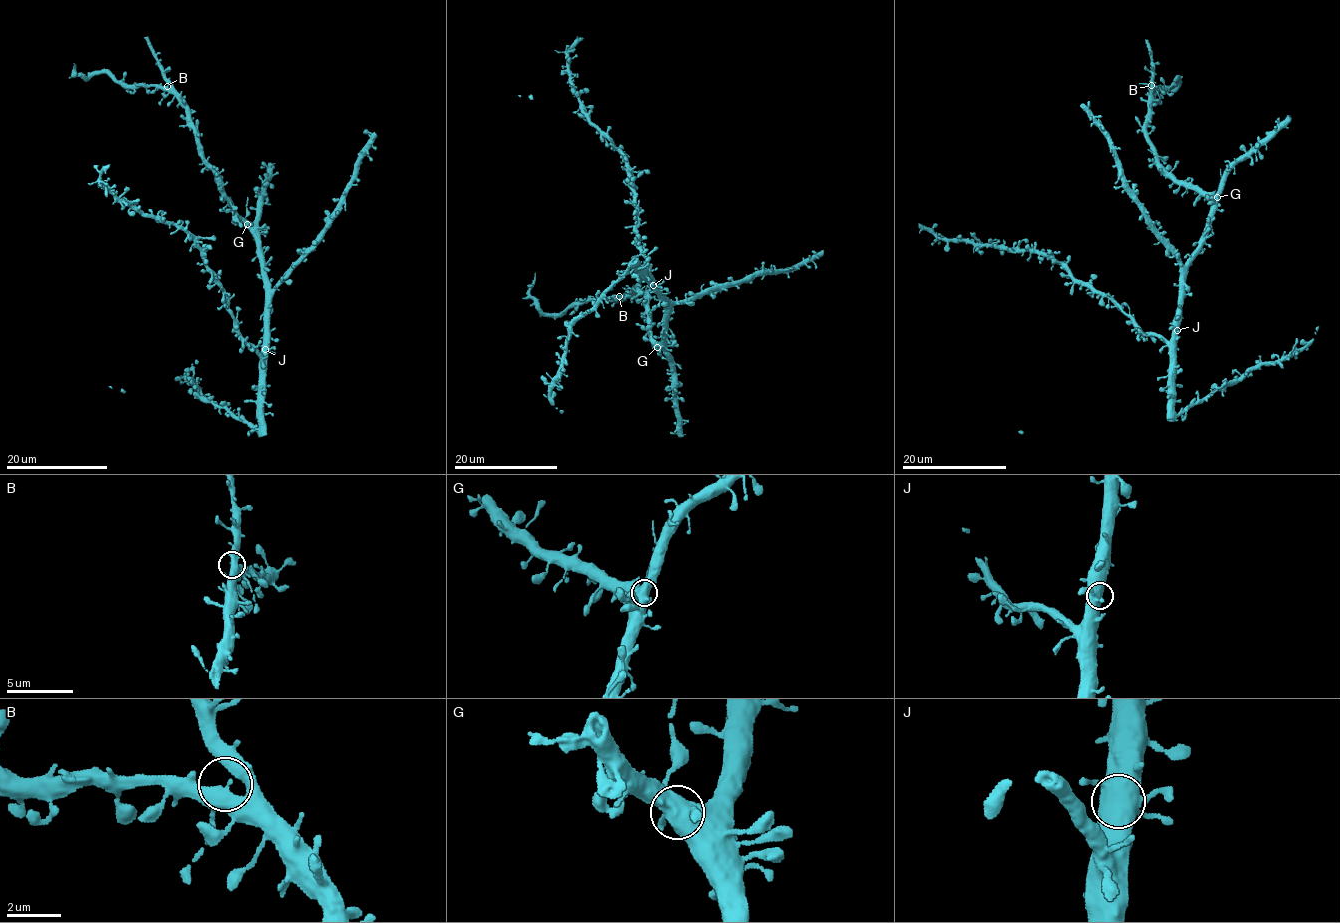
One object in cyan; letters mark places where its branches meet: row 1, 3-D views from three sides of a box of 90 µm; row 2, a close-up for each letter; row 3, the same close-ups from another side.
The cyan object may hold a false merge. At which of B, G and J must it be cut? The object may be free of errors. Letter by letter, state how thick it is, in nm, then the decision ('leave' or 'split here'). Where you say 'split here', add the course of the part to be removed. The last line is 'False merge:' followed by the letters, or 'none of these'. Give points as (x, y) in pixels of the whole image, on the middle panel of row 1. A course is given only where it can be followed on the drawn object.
B: 360 nm | leave
G: 550 nm | split here
J: 480 nm | leave
False merge: G

